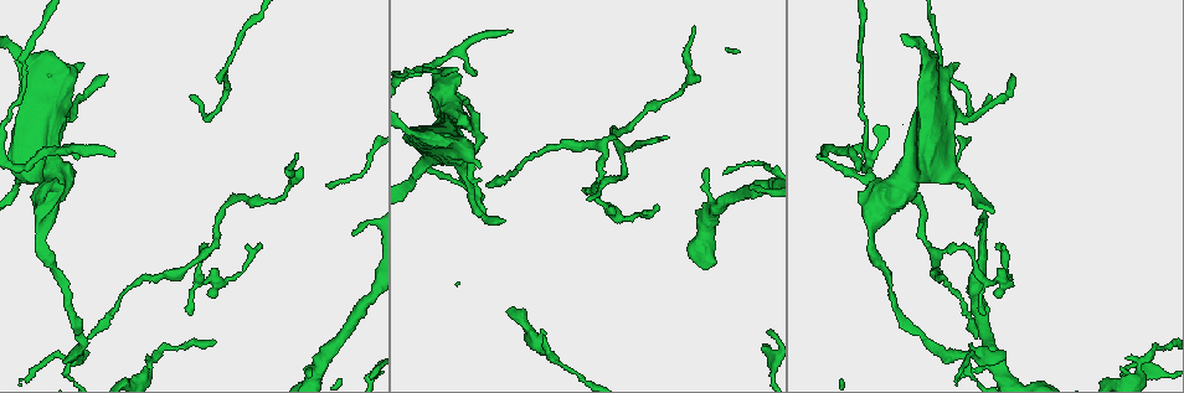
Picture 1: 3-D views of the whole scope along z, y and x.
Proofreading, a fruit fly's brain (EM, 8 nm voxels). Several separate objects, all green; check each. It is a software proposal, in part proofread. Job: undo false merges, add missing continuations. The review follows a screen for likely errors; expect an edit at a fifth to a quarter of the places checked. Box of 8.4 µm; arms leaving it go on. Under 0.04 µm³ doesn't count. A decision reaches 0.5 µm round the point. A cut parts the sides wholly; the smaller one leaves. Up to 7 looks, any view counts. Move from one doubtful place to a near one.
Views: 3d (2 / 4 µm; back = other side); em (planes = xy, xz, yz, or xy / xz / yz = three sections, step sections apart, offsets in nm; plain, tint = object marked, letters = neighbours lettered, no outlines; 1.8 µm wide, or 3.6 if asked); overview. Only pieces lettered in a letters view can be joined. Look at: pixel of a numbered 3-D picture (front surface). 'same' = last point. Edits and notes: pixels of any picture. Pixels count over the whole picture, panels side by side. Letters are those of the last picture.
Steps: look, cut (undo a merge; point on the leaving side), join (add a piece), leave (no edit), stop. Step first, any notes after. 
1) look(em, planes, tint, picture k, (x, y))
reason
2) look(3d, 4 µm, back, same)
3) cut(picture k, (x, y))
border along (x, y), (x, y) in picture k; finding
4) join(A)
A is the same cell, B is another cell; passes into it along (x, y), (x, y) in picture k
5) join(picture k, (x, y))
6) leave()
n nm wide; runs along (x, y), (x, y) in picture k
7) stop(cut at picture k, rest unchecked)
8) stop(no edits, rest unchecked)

look(em, planes, letters, picture 1, (297, 155))
thin end

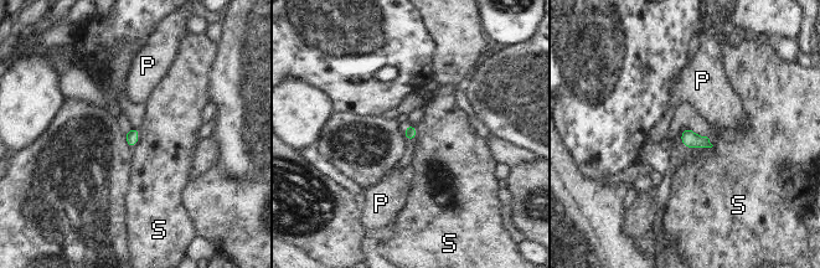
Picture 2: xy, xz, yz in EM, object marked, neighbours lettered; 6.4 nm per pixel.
leave()
P and S are other cells; border along (713, 145), (690, 147), (686, 149) in picture 2; none of them fits

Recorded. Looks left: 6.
look(em, planes, tint, picture 1, (473, 73))
branch stops here

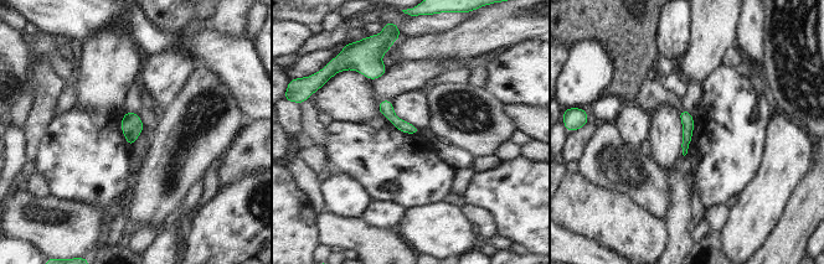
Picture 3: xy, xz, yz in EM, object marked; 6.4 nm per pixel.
look(em, planes, letters, same)
what lies round it

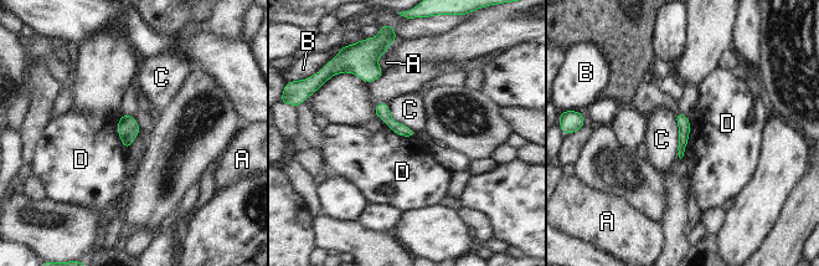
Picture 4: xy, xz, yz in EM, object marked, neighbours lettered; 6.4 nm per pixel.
leave()
A, B, C and D are other cells; runs along (377, 108), (397, 128), (412, 134) in picture 4; no lettered piece goes on from it

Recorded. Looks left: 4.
look(3d, 4 µm, back, picture 1, (890, 291))
thin neck

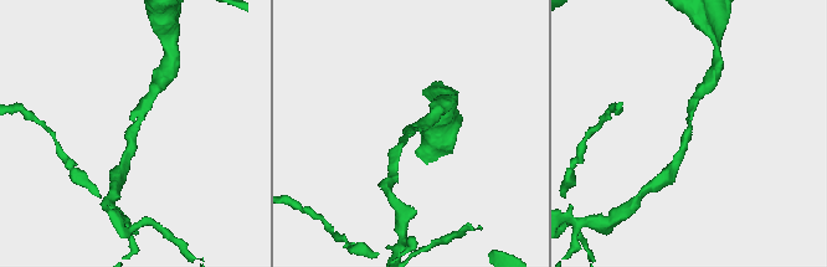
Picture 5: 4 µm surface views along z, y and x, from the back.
look(em, planes, plain, picture 5, (689, 124))
shape alone is not enough

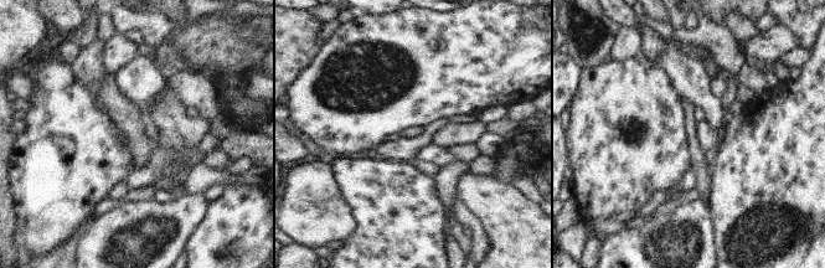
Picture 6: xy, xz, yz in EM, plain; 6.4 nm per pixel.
look(em, planes, letters, same)
what lies round it

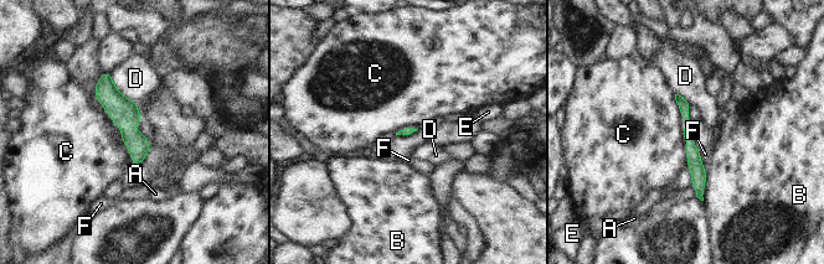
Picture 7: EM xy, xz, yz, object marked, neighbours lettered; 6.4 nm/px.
leave()
A, B, C, D, E and F are other cells; border along (674, 94), (685, 122), (688, 167) in picture 7; all the same cell

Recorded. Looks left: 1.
stop(no edits, rest unchecked)

